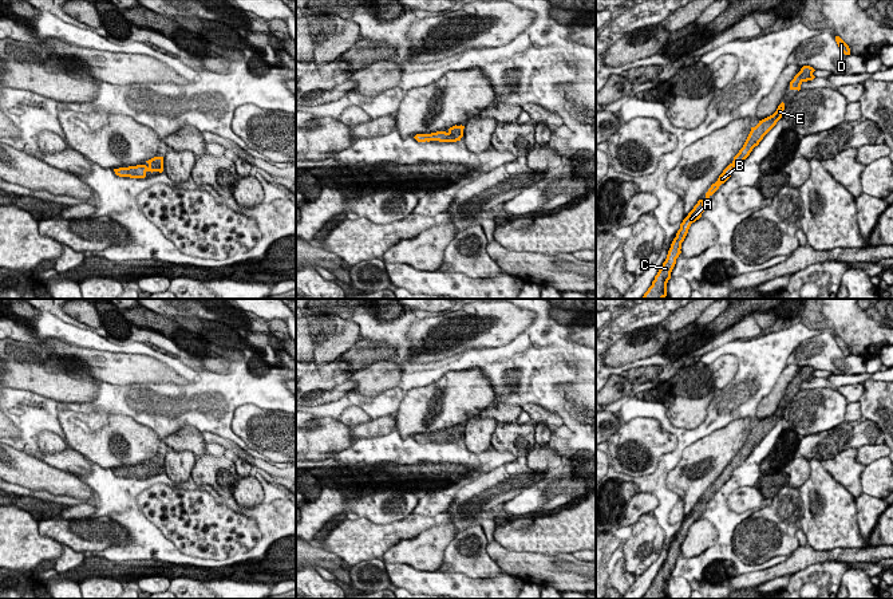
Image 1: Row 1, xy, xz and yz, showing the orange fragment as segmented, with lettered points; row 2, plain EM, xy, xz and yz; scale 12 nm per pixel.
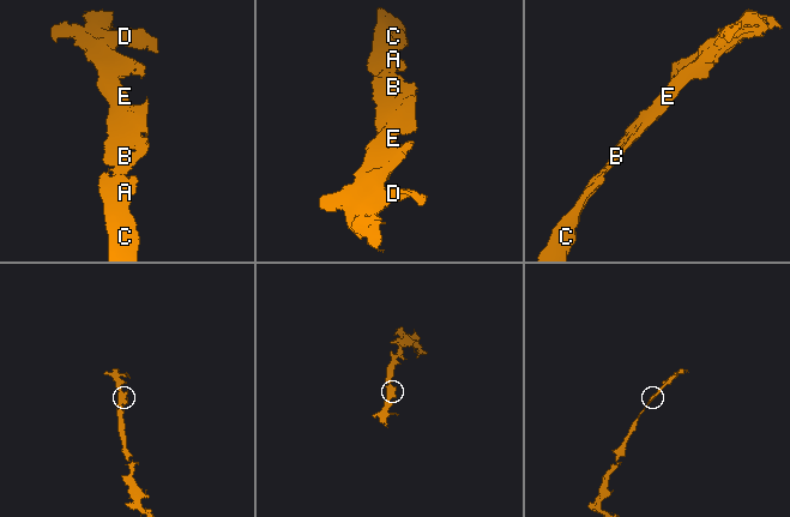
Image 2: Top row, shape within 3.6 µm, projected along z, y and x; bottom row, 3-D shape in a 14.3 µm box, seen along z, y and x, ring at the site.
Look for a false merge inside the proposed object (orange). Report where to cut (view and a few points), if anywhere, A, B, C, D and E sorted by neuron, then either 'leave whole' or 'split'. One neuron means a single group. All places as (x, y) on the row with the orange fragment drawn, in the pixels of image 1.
no cut; A B C D E; leave whole

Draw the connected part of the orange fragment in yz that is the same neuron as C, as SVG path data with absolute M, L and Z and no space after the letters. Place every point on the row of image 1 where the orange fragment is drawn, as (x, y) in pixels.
M782 102L782 103L778 106L777 111L775 111L773 115L770 115L770 117L767 117L767 118L759 121L759 123L758 123L755 127L751 127L751 131L750 131L750 134L748 134L748 137L747 137L747 139L746 139L743 147L742 147L742 149L739 150L739 153L734 157L734 161L723 170L723 173L719 176L718 181L716 181L715 184L712 184L711 188L708 189L708 192L706 193L706 198L707 198L707 200L706 200L706 201L699 200L698 204L694 206L694 209L688 213L688 216L687 216L687 217L683 220L683 222L680 224L680 229L677 230L676 237L673 239L673 241L672 241L672 244L671 244L671 248L669 248L669 251L668 251L668 255L667 255L665 261L663 263L661 268L659 269L657 275L655 276L655 280L652 281L652 285L648 288L648 291L644 293L644 296L643 296L641 299L664 299L664 297L667 296L667 283L668 283L668 280L671 279L671 272L672 272L675 264L676 264L676 259L677 259L679 255L681 253L681 251L680 251L680 249L681 249L681 243L684 241L684 239L685 239L685 236L687 236L687 233L688 233L688 229L689 229L691 224L695 222L696 220L699 220L699 218L702 217L702 213L704 212L704 204L706 204L706 202L710 200L710 197L719 189L719 186L720 186L722 184L724 184L724 182L731 177L732 170L734 170L738 165L740 165L740 163L750 155L750 153L752 151L752 149L754 149L755 146L758 146L759 142L763 139L763 137L777 125L777 122L782 118L783 110L785 110L785 103Z

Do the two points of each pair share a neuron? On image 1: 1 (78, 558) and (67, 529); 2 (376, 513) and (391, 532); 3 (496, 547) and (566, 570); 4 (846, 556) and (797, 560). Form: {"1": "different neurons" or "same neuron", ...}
{"1": "different neurons", "2": "different neurons", "3": "same neuron", "4": "same neuron"}

